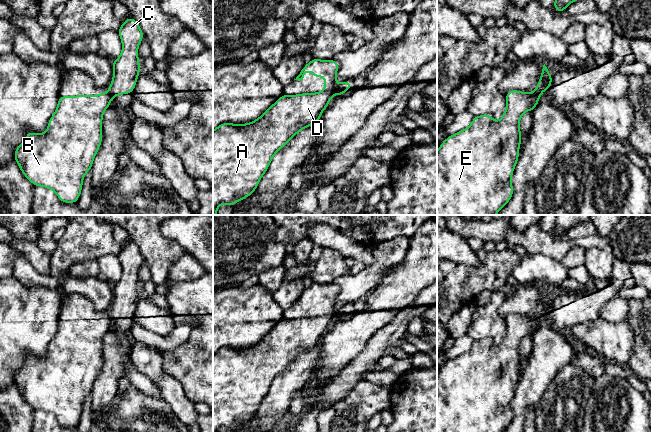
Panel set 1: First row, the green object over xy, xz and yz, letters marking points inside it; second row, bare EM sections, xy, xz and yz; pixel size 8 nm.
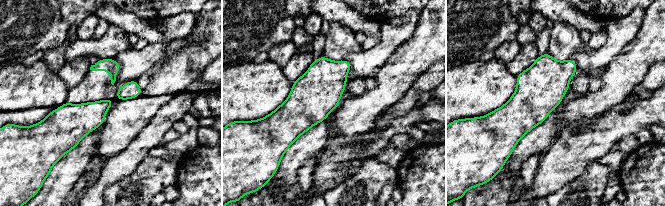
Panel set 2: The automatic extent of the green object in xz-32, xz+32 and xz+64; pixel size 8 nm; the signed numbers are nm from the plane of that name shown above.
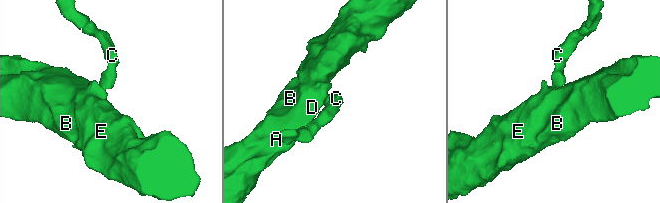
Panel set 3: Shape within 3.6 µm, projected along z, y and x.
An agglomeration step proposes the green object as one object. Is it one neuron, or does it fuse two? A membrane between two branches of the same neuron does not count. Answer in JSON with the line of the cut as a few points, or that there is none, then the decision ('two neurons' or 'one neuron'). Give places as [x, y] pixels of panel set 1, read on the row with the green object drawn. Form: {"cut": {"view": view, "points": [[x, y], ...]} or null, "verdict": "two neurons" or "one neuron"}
{"cut": {"view": "xz", "points": [[336, 85], [333, 93]]}, "verdict": "two neurons"}

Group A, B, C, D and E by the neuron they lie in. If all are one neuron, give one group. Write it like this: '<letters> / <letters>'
A B D E / C

